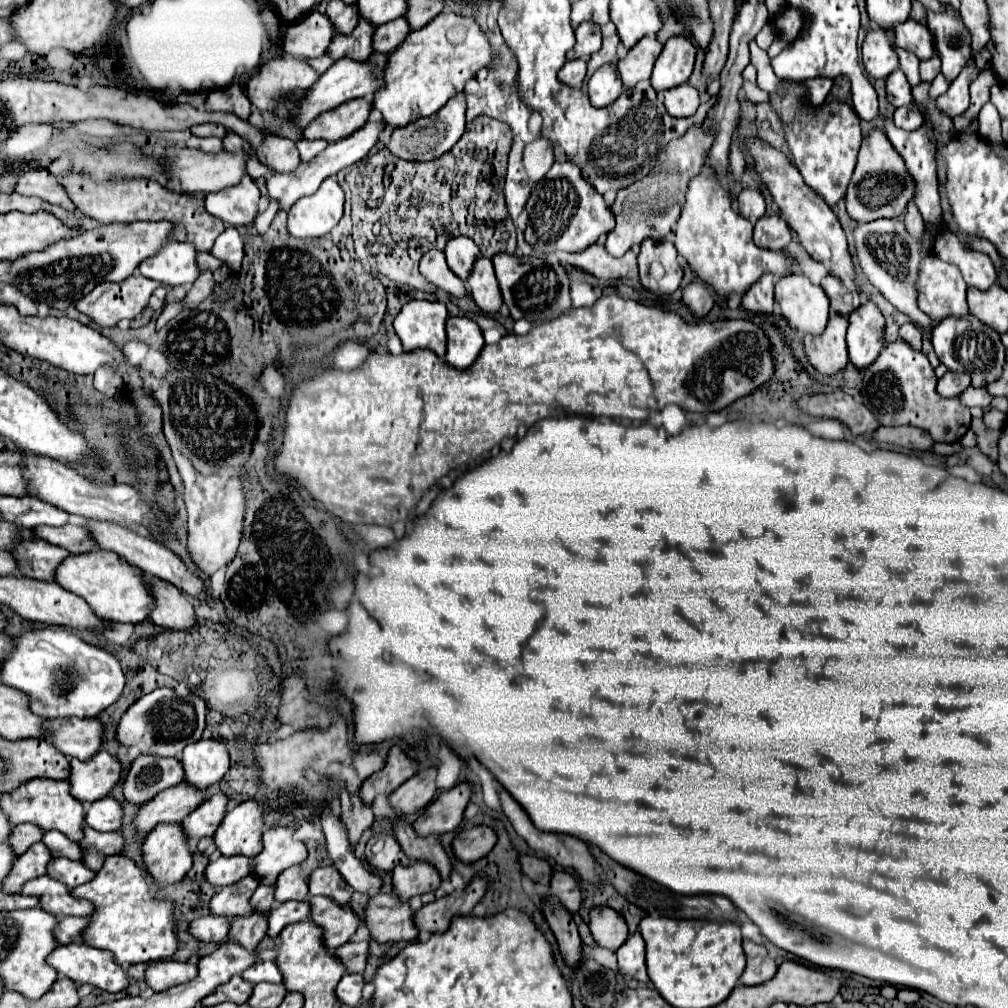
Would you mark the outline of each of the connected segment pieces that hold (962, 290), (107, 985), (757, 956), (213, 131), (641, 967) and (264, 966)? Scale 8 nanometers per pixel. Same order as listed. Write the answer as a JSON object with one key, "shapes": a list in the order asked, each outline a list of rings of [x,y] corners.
{"shapes":[[[[934,254],[920,262],[918,270],[918,306],[934,322],[948,316],[968,316],[966,282],[954,264],[938,260]]],[[[72,942],[56,946],[48,954],[46,964],[76,984],[92,984],[106,992],[120,992],[128,988],[128,974],[114,964],[112,956],[106,950],[90,948],[86,944]]],[[[744,938],[742,948],[744,948],[744,954],[746,954],[746,968],[740,976],[740,984],[758,986],[758,984],[770,980],[776,974],[778,966],[768,956],[768,950],[764,946],[758,946],[752,940]]],[[[198,124],[198,126],[192,126],[190,132],[194,136],[218,136],[218,138],[222,138],[226,134],[226,128],[218,126],[218,124]]],[[[640,932],[630,936],[622,948],[616,952],[618,956],[618,970],[624,972],[626,976],[638,980],[638,982],[648,982],[646,974],[646,962],[644,962],[644,940]]],[[[258,962],[250,966],[248,970],[244,970],[242,978],[250,984],[260,984],[260,982],[280,984],[282,982],[282,976],[278,976],[278,968],[274,968],[274,962]]]]}

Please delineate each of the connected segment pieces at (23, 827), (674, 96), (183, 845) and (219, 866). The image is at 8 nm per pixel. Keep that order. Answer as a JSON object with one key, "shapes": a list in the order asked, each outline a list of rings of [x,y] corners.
{"shapes":[[[[18,824],[12,828],[8,844],[12,848],[12,852],[16,856],[20,856],[22,852],[26,852],[26,848],[30,848],[30,844],[36,844],[38,840],[42,840],[42,830],[34,824]]],[[[682,84],[682,86],[676,86],[672,90],[666,90],[664,92],[664,106],[666,106],[668,114],[674,118],[694,116],[698,106],[700,106],[698,90],[692,88],[690,84]]],[[[158,824],[142,844],[142,858],[154,890],[180,882],[192,868],[192,852],[180,824]]],[[[218,856],[218,860],[210,860],[210,864],[204,870],[204,878],[210,886],[214,888],[224,888],[228,884],[234,884],[250,874],[250,858],[244,856],[234,856],[234,858],[224,858]]]]}

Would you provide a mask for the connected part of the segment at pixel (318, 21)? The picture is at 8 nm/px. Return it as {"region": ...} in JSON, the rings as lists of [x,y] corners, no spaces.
{"region":[[[312,10],[296,24],[290,24],[280,36],[280,48],[284,54],[316,58],[322,56],[334,36],[334,26],[324,12]]]}

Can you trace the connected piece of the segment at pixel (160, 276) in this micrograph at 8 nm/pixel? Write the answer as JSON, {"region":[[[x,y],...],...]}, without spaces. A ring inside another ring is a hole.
{"region":[[[188,242],[164,244],[156,256],[142,260],[138,270],[142,276],[168,286],[192,286],[200,276],[196,248]]]}

